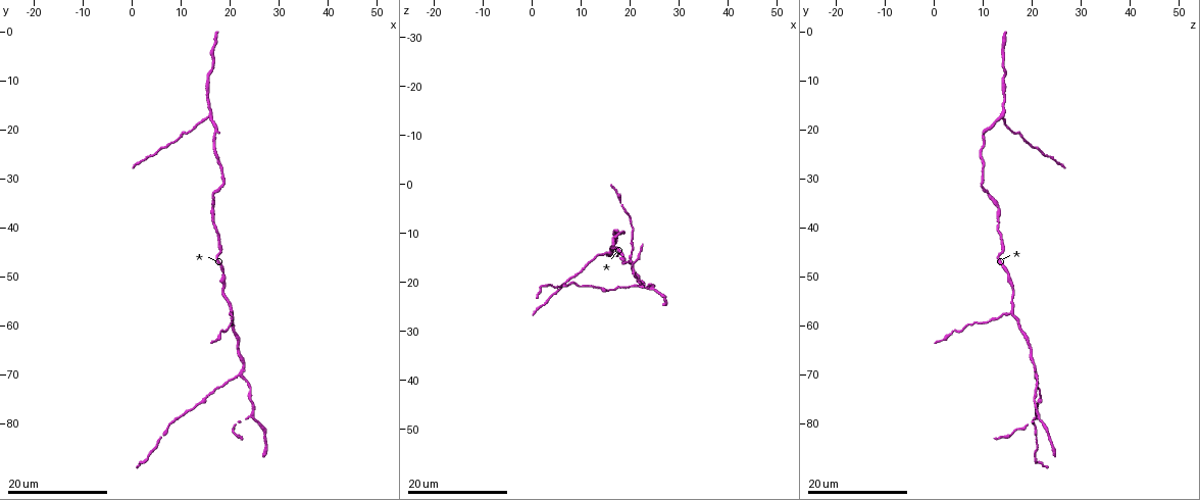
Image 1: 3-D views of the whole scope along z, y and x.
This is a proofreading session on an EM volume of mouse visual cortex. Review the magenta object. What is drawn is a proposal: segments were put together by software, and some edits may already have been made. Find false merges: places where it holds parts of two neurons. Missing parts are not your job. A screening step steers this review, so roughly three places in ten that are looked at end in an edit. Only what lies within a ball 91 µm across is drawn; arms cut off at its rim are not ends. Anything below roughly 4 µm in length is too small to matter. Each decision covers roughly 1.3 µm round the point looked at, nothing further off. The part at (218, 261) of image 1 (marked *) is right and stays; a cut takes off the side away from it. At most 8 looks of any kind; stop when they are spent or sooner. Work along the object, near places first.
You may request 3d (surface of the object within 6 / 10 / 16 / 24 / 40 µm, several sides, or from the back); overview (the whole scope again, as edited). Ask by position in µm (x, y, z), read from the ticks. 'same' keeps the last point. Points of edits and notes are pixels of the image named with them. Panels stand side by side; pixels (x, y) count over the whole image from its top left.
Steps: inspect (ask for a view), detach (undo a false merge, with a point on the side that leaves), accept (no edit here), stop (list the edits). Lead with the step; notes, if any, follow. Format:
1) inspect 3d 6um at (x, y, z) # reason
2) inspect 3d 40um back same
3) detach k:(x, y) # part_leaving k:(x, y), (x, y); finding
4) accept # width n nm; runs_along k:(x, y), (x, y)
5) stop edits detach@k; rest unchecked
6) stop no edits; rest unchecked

inspect 3d 24um at (24.5, 78.5, 21.5) # branch point

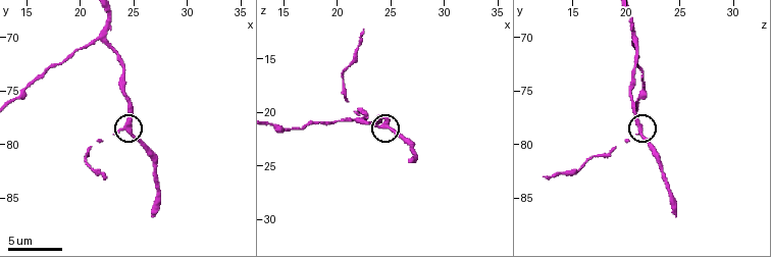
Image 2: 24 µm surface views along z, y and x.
inspect 3d 10um at (24.2, 78.6, 21.4)

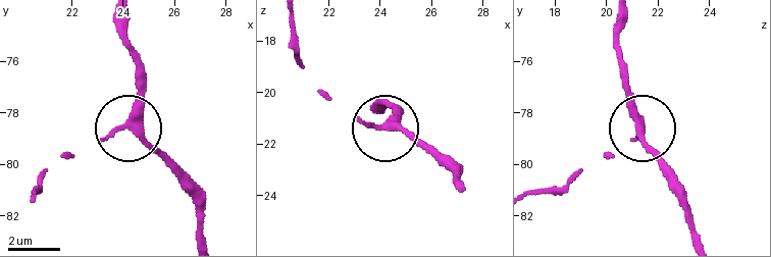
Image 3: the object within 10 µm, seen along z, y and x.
accept # side_arm 11 um; arms 3; one neuron here

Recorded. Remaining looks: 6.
inspect 3d 6um at (21.8, 70.0, 20.6) # three-way junction

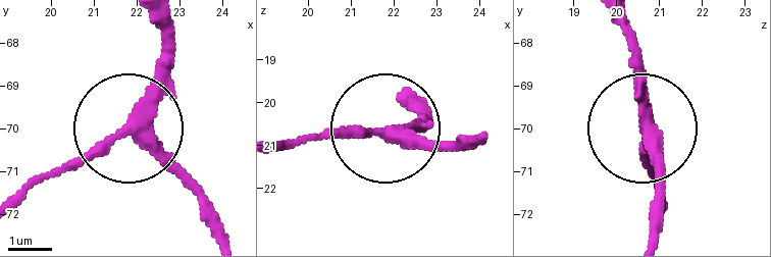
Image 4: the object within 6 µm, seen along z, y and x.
accept # width 290 nm; runs_along 4:(624, 24), (654, 207); continuous, no second neuron

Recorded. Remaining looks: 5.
inspect 3d 24um at (12.0, 77.0, 20.5) # a narrow waist

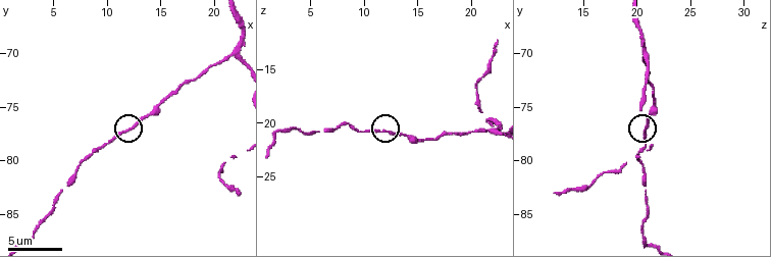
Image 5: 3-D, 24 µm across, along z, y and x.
inspect 3d 6um at (12.0, 77.0, 21.0)

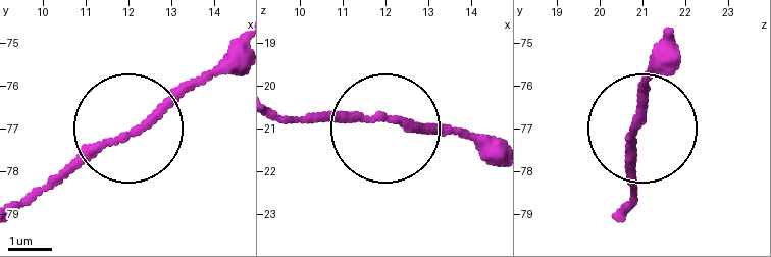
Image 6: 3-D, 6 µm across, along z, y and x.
accept # runs_along 6:(234, 43), (40, 193); one neuron here

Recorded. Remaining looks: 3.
inspect 3d 16um at (15.5, 17.5, 14.0) # two arms in line, one across

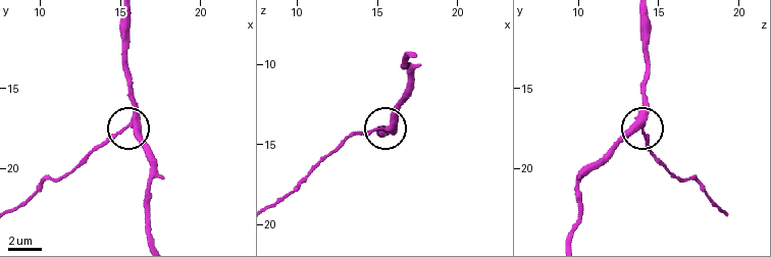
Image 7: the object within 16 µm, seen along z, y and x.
inspect 3d 10um at (15.2, 17.4, 13.9) # closer look

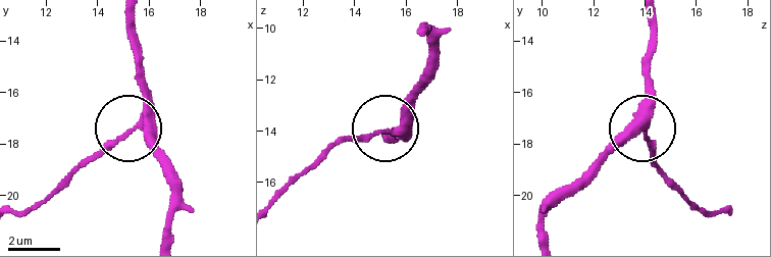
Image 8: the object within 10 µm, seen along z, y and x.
inspect 3d 10um back at (15.2, 17.4, 14.0)

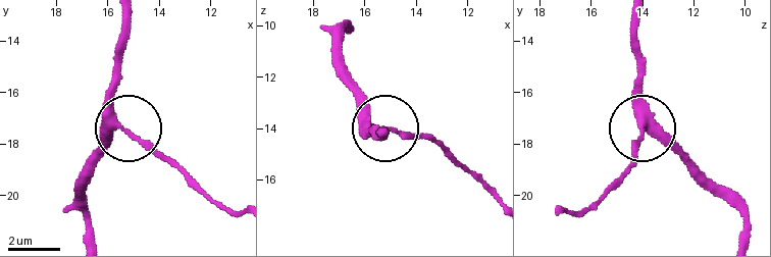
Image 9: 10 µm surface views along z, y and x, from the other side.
accept # width 270 nm; runs_along 9:(88, 240), (82, 181), (122, 126), (114, 108), (114, 58); continuous, no second neuron

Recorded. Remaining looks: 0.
stop no edits; rest unchecked

